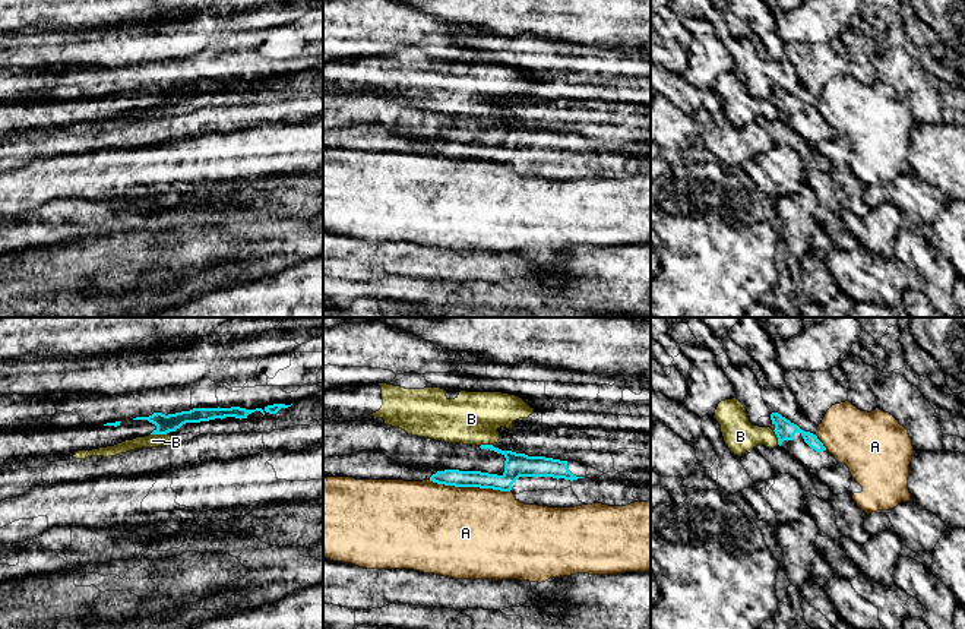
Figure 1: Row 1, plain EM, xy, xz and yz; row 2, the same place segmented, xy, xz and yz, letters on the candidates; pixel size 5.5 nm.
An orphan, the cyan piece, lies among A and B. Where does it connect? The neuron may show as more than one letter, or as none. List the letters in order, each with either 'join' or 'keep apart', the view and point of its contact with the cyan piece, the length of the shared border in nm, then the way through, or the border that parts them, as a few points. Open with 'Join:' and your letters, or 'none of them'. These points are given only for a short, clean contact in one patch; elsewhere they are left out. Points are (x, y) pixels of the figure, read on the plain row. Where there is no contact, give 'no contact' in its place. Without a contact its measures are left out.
Join: none of them
A: keep apart; contact xz (470, 158); length 460 nm; border xz (429, 152), (437, 157), (478, 158), (509, 164)
B: keep apart; contact xy (158, 106); length 100 nm; border xy (167, 104), (151, 107)

